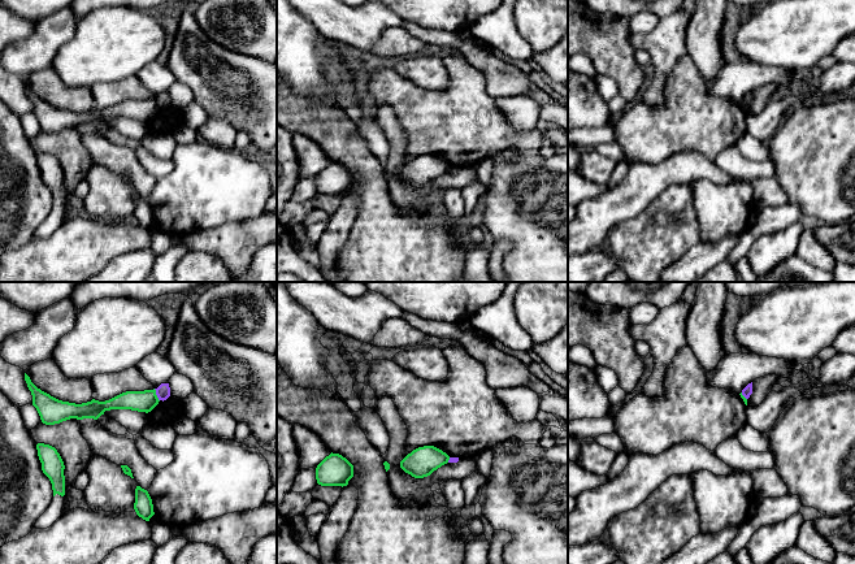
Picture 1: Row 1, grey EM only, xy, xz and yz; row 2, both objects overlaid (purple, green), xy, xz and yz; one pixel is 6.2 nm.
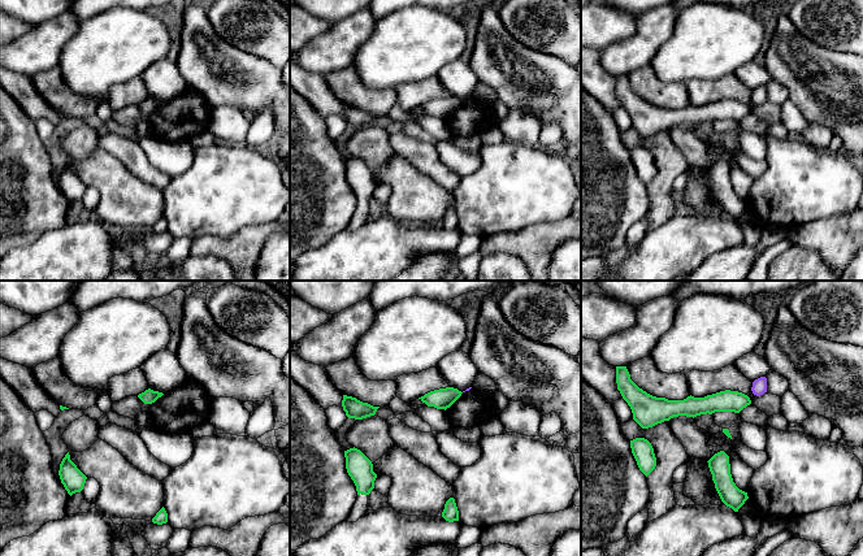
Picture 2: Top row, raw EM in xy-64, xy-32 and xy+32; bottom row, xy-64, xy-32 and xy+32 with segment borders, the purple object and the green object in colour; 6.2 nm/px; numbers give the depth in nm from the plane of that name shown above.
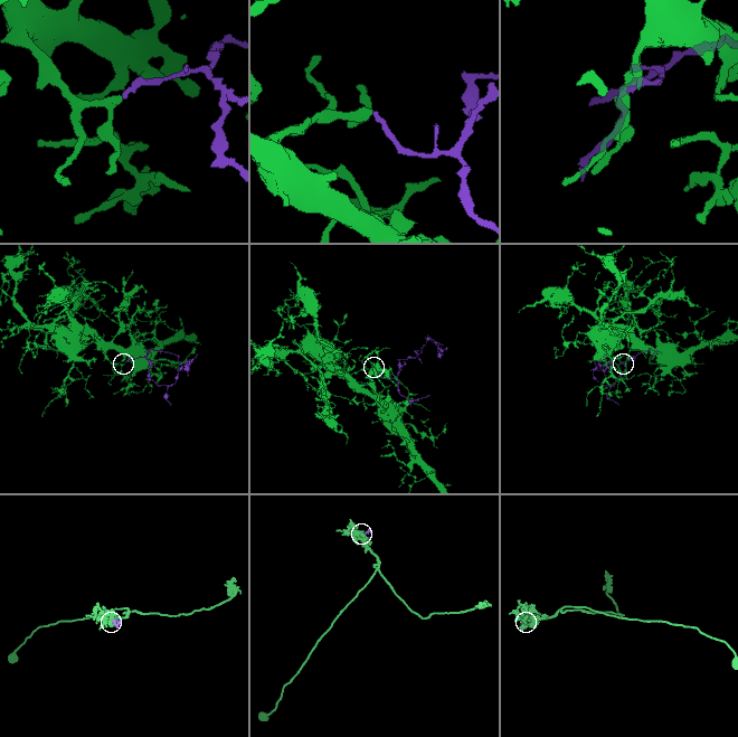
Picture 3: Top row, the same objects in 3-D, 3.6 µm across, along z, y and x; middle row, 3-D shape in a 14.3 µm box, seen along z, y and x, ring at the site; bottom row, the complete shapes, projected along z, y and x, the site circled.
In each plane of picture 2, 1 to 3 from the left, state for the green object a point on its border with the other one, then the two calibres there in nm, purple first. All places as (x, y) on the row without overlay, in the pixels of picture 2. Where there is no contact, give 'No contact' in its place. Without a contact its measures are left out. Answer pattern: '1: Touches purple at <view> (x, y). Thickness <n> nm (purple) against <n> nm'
1: No contact
2: No contact
3: No contact

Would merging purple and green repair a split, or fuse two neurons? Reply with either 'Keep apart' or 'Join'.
Keep apart

